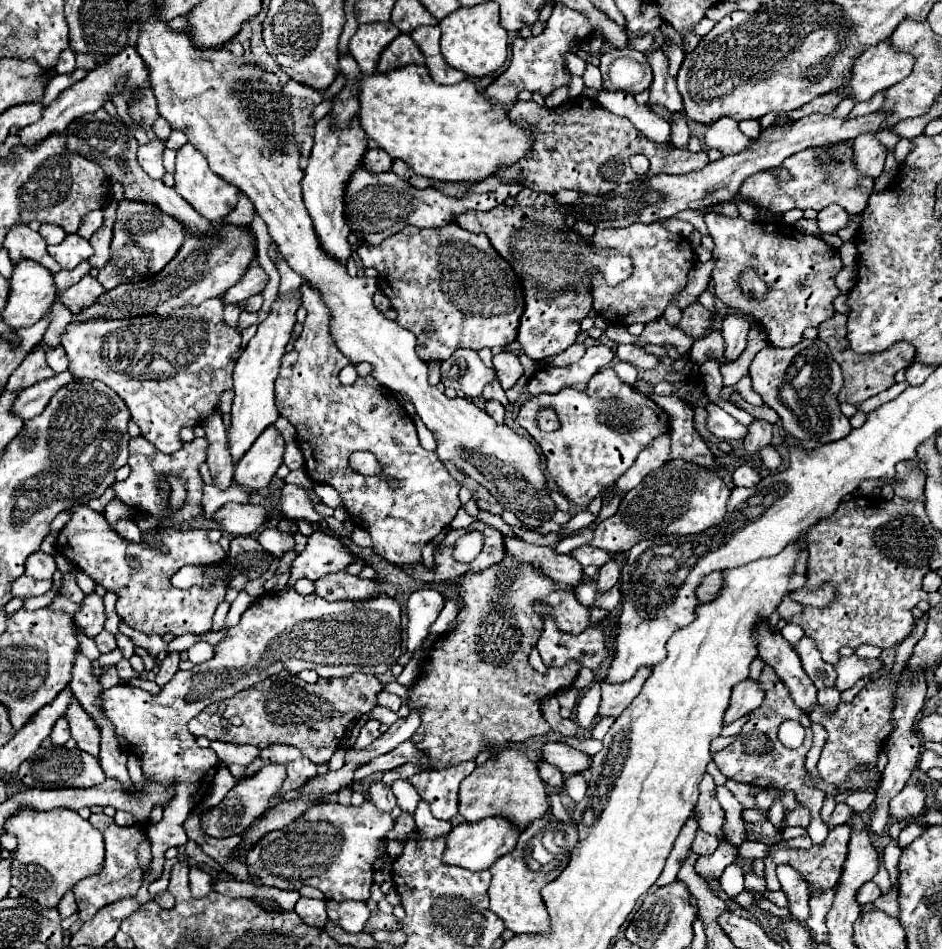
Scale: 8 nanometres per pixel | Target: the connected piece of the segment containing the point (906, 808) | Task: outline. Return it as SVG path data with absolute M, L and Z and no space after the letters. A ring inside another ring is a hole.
M905 785L903 791L891 801L889 815L895 821L909 821L923 813L925 789L921 785Z

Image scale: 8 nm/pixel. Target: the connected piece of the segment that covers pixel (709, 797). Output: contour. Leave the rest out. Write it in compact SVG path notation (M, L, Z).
M707 773L701 781L701 787L699 787L699 803L697 803L697 819L699 819L699 825L705 833L713 833L715 837L719 837L721 841L727 841L725 837L725 813L717 801L717 789L715 789L715 783L713 783L713 777Z

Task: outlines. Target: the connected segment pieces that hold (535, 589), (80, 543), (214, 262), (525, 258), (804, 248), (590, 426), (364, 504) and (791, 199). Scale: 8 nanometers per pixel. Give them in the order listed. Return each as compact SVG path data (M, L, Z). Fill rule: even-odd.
M505 557L501 563L491 565L479 573L467 571L455 581L461 609L457 613L457 627L439 635L423 659L421 673L409 689L409 707L421 713L421 725L413 733L411 741L419 751L425 751L433 767L453 767L463 761L473 761L483 745L505 745L523 743L533 737L549 733L549 723L541 713L541 699L557 695L569 689L581 669L579 661L569 661L563 667L547 667L547 673L537 673L529 665L529 653L537 645L541 631L545 629L543 617L533 609L535 601L549 605L549 613L557 623L561 633L579 635L587 627L589 609L583 607L573 593L573 587L555 583L535 565L517 561L515 557Z
M77 505L75 511L71 513L71 521L61 529L59 539L57 539L57 551L61 555L65 555L73 565L77 565L81 571L85 571L91 579L99 581L105 589L115 591L119 601L117 601L117 615L121 617L123 623L127 623L129 627L145 633L145 635L173 635L173 637L181 637L181 635L203 635L211 631L213 625L213 613L217 609L217 605L225 599L225 591L227 591L227 583L217 579L209 589L201 589L201 587L191 587L187 591L183 589L175 589L171 585L171 577L175 575L175 571L179 571L185 565L219 565L225 557L225 551L221 549L219 543L211 543L207 537L205 529L189 529L189 531L179 531L179 529L159 529L157 531L157 547L141 541L139 545L123 539L117 535L117 531L107 523L107 519L103 517L103 513L93 511L87 505Z
M221 225L215 233L205 237L187 237L185 245L179 249L177 257L157 275L145 279L141 283L123 283L113 291L107 291L97 305L79 313L77 319L129 319L147 313L171 313L173 309L185 305L201 305L205 299L221 297L225 289L233 287L247 271L251 261L255 259L255 235L245 227L229 227Z
M523 187L523 191L517 195L515 207L495 207L491 211L465 211L455 217L457 225L471 233L485 233L491 241L491 245L505 257L517 275L521 277L523 289L525 289L525 313L521 317L521 329L517 335L517 341L521 343L527 357L533 361L541 361L545 357L563 353L569 345L575 343L581 321L591 311L591 275L595 271L601 271L607 283L621 283L629 273L633 271L629 257L623 253L617 253L615 249L595 249L591 243L581 241L573 229L569 229L563 221L563 215L555 209L555 197L549 197L545 193L533 193L529 187Z
M707 213L705 223L715 241L713 255L717 257L717 265L711 273L715 281L715 297L727 307L751 313L767 333L767 341L773 347L793 347L801 341L807 327L817 327L833 317L833 299L841 293L835 285L835 275L843 267L839 251L831 249L815 235L805 235L793 225L777 221L749 223L741 217L731 219L725 215ZM745 269L755 269L763 279L767 287L763 295L757 297L739 289L737 279L741 279Z
M605 367L591 377L585 393L565 387L555 395L541 393L529 397L521 405L517 421L543 449L547 471L559 485L561 493L585 509L603 487L613 485L633 465L643 447L665 431L669 425L669 415L661 411L653 399L647 399L631 385L623 383L611 367ZM543 405L553 405L557 411L561 421L559 431L541 433L537 429L535 415Z
M301 285L303 307L307 309L307 319L303 323L303 333L293 341L293 349L283 355L281 371L277 377L277 411L285 417L297 431L295 439L305 457L305 471L315 483L331 485L343 501L343 507L349 515L349 521L355 527L369 531L373 539L373 551L387 559L393 565L411 565L421 559L421 549L435 539L443 527L447 527L457 515L459 501L459 485L447 473L445 465L439 461L437 453L425 451L419 445L417 429L397 401L395 393L385 389L375 381L373 367L369 363L357 363L357 381L351 387L341 385L339 371L349 365L349 359L337 349L333 337L329 335L329 309L323 303L321 295L309 287ZM353 451L369 451L377 457L381 465L381 473L373 477L365 477L355 473L349 467L349 455ZM389 481L397 481L397 487L391 487Z
M849 143L829 145L821 149L805 149L803 153L795 153L783 161L783 167L793 175L791 181L777 181L773 171L757 173L741 185L739 193L745 199L751 199L757 207L769 209L771 213L783 213L789 209L815 209L821 211L831 203L841 205L849 215L863 213L867 207L867 199L873 193L873 179L861 177L857 169L853 169L853 151Z

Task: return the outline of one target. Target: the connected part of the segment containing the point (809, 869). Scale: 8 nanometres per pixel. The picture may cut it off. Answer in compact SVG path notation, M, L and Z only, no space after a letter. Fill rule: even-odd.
M841 825L841 827L831 829L827 839L821 845L813 845L807 851L803 851L803 849L787 849L787 847L771 849L769 857L777 865L781 865L781 863L793 865L803 875L803 879L809 883L811 893L823 893L827 889L833 889L837 885L839 877L841 877L841 869L843 869L843 863L845 863L845 857L847 857L847 843L849 843L849 827Z

